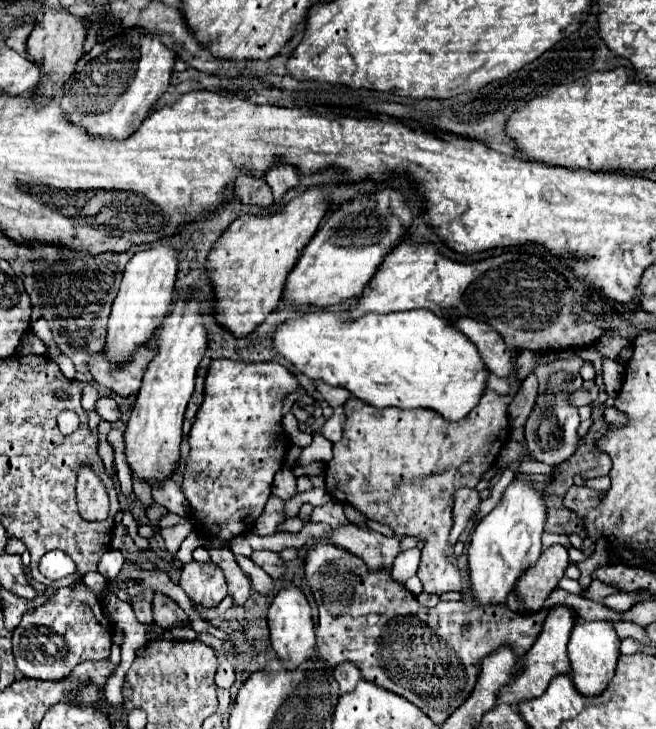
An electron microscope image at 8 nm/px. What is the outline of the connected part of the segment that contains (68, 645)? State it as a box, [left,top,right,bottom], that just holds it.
[12,580,112,682]

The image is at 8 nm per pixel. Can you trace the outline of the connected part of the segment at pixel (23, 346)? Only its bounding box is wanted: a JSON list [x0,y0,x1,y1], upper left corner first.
[20,330,48,354]

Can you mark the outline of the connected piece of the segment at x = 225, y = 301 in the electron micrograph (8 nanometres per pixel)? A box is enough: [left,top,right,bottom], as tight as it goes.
[204,186,328,338]

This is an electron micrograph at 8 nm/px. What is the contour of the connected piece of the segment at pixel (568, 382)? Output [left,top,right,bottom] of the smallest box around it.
[524,372,582,466]

